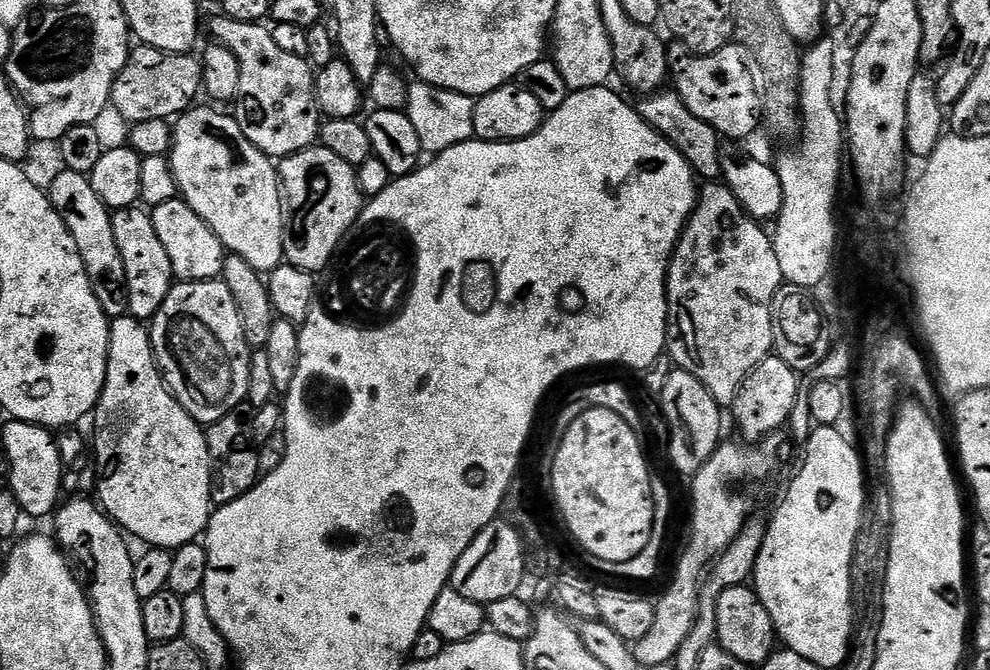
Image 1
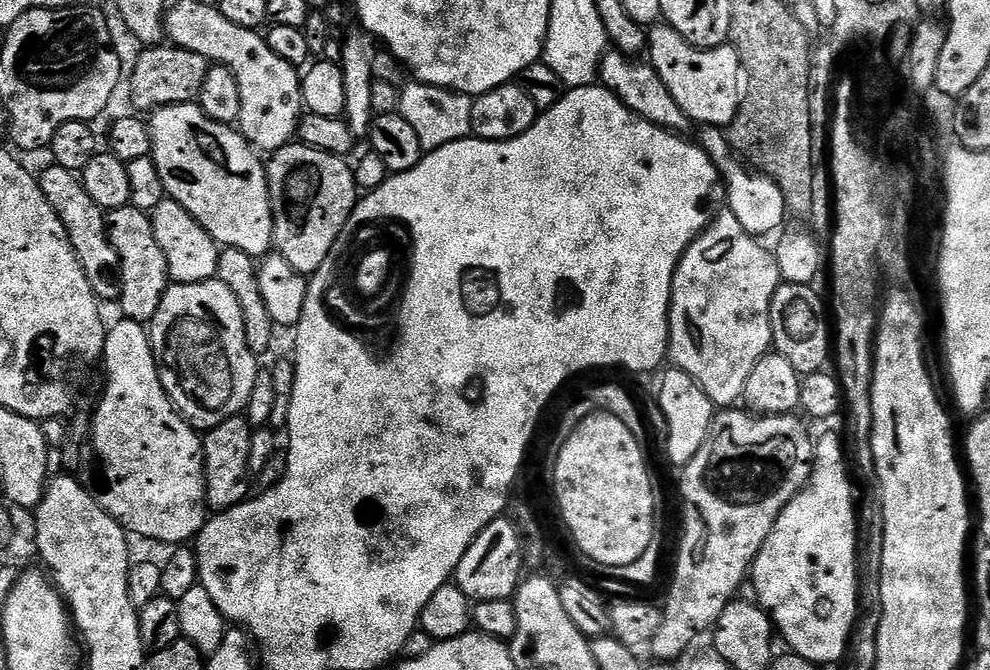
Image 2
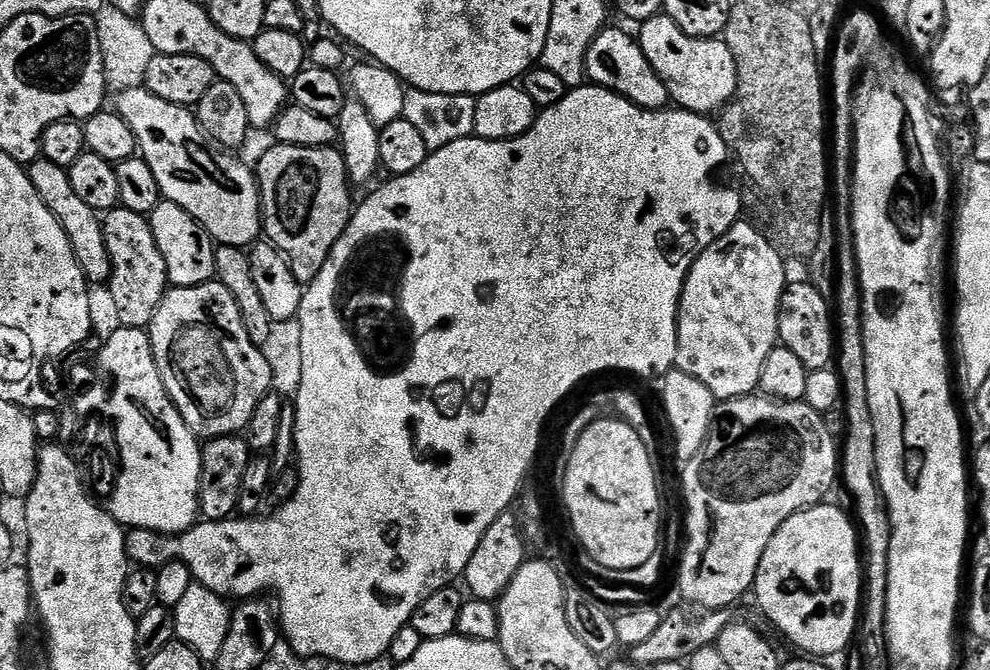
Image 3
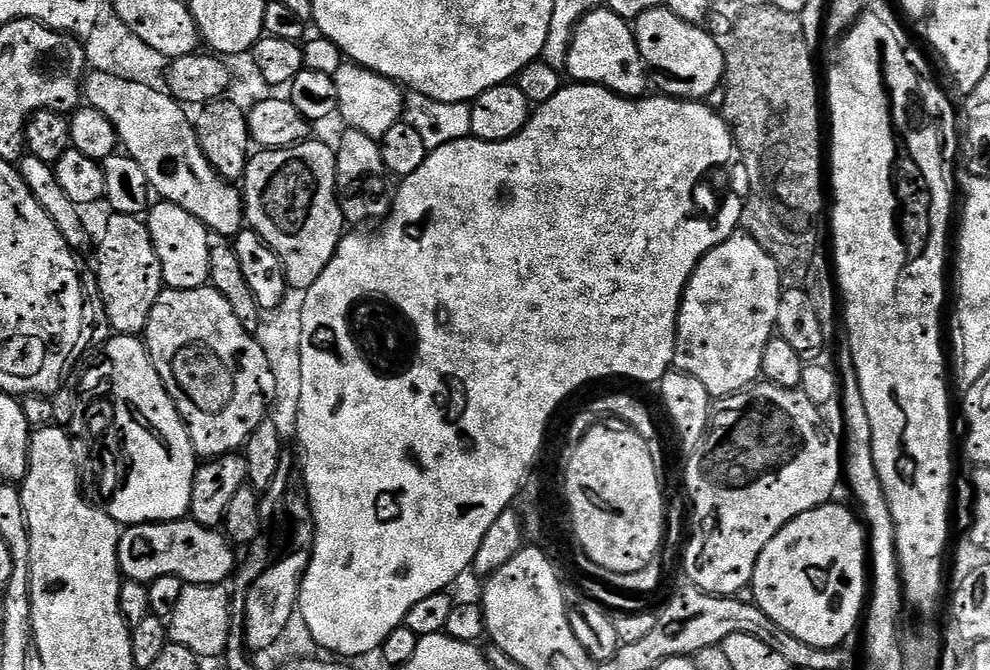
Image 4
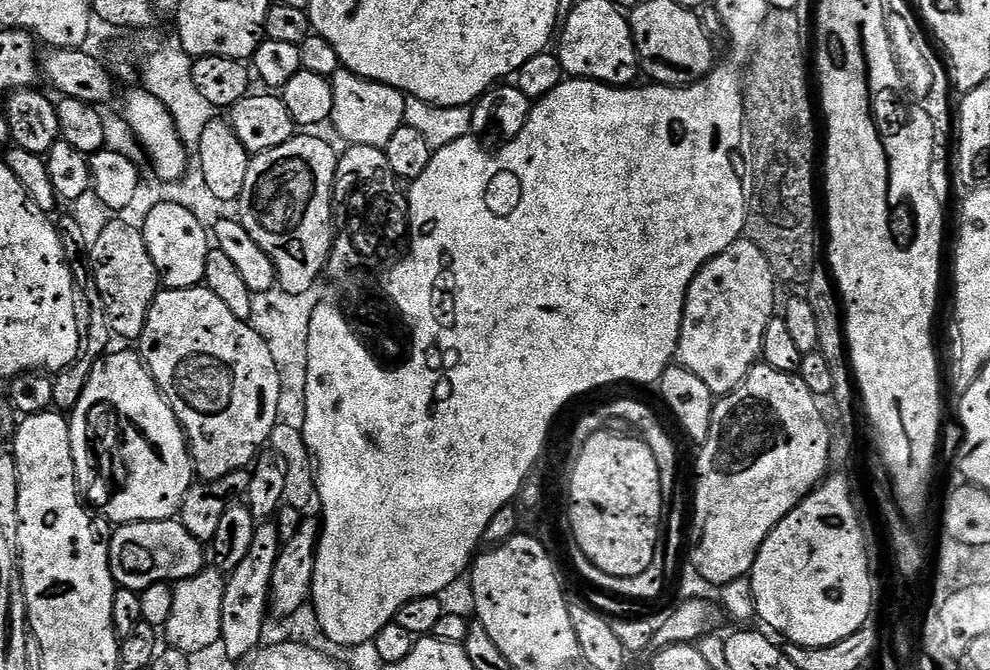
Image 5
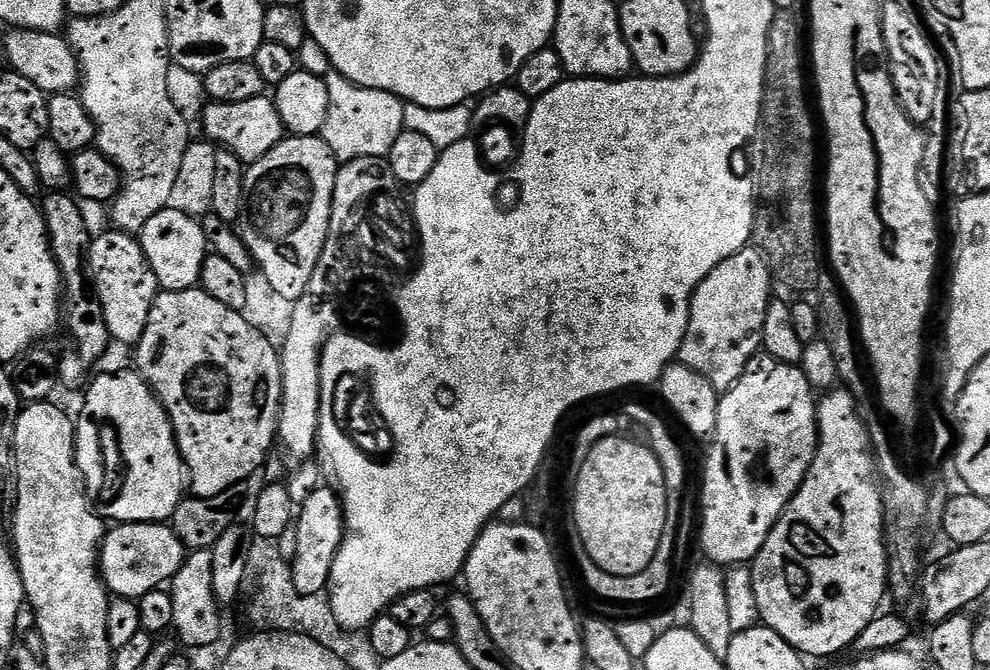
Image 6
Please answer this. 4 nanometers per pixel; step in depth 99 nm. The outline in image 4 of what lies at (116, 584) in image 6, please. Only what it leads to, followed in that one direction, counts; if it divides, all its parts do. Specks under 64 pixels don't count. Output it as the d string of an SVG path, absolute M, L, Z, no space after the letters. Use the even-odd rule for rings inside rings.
M191 518L167 524L134 524L120 534L118 562L127 579L149 585L163 576L176 576L185 584L224 584L238 564L233 545L223 531L207 528Z

